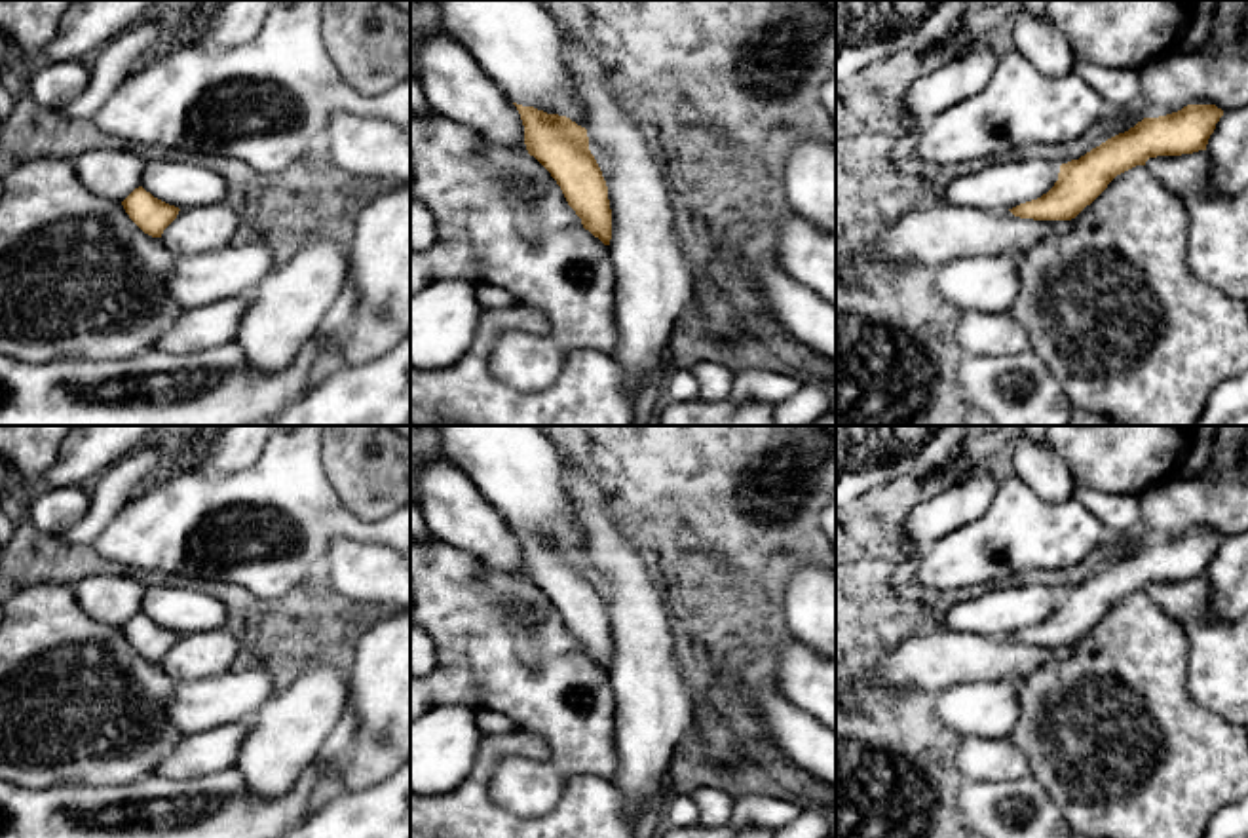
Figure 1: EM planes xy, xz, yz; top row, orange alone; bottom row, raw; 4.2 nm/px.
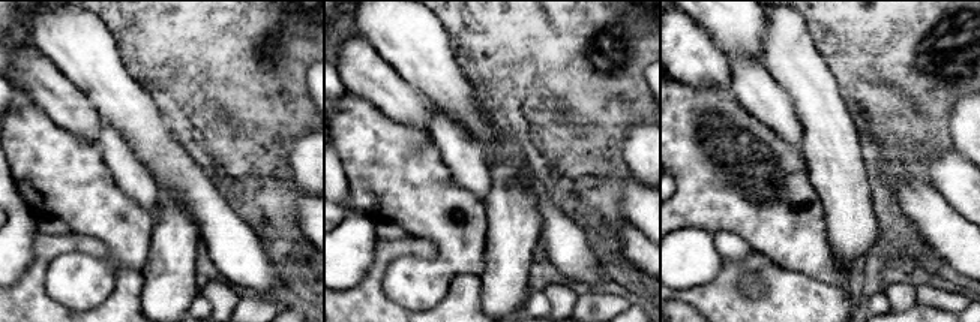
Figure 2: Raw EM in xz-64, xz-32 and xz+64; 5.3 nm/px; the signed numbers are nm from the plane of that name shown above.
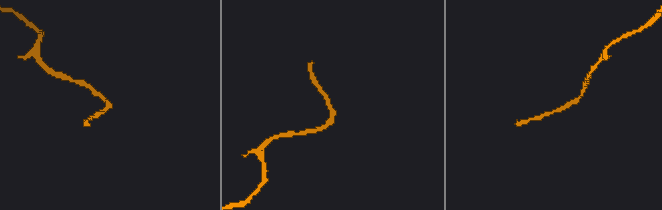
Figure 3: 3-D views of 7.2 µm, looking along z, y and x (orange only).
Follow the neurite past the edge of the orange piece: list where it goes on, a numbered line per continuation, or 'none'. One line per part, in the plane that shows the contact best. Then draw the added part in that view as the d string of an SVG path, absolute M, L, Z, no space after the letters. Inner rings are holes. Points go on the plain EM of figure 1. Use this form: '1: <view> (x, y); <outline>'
1: xz (654, 707); M562 456L564 490L572 517L583 534L593 581L608 612L612 635L610 682L615 694L615 789L623 794L625 815L638 823L661 798L661 781L669 773L682 735L693 722L693 699L680 671L663 599L652 583L644 561L615 523L600 486L572 460Z

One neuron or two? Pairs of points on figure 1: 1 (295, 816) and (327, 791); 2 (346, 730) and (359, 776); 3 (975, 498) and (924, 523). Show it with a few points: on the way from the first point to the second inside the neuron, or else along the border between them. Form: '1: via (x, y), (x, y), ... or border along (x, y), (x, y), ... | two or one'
1: border along (316, 762), (316, 785), (304, 818) | two
2: border along (350, 709), (358, 719), (358, 732), (346, 753) | two
3: via (962, 504), (937, 517) | one

